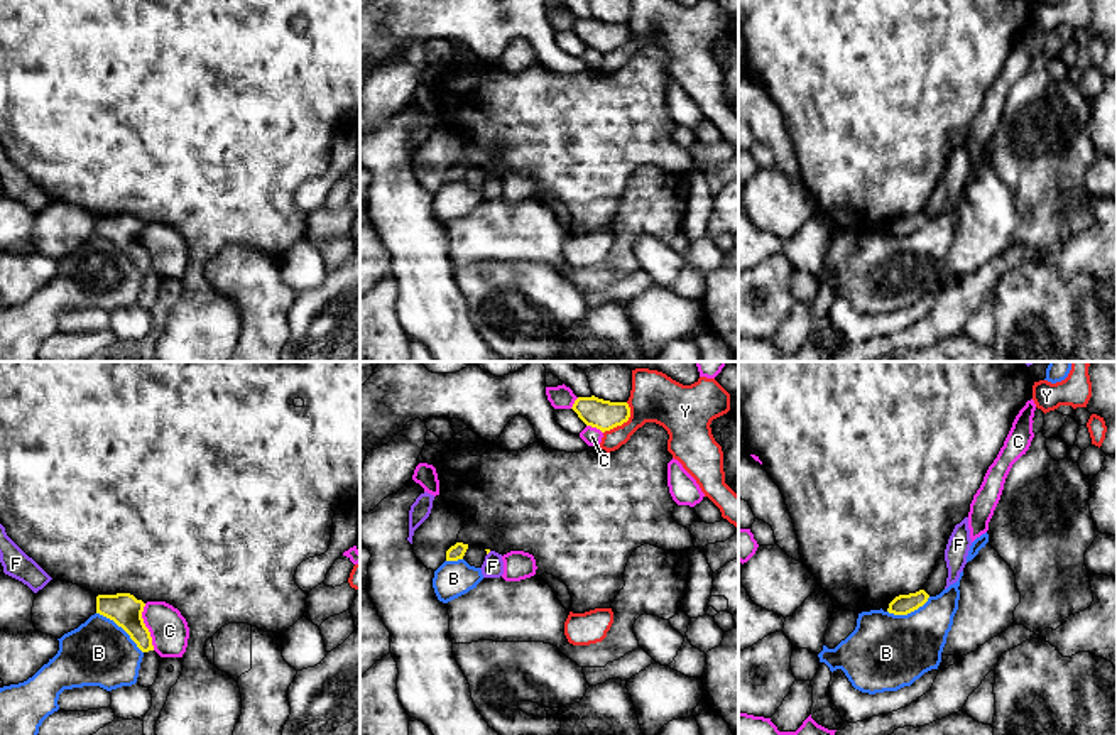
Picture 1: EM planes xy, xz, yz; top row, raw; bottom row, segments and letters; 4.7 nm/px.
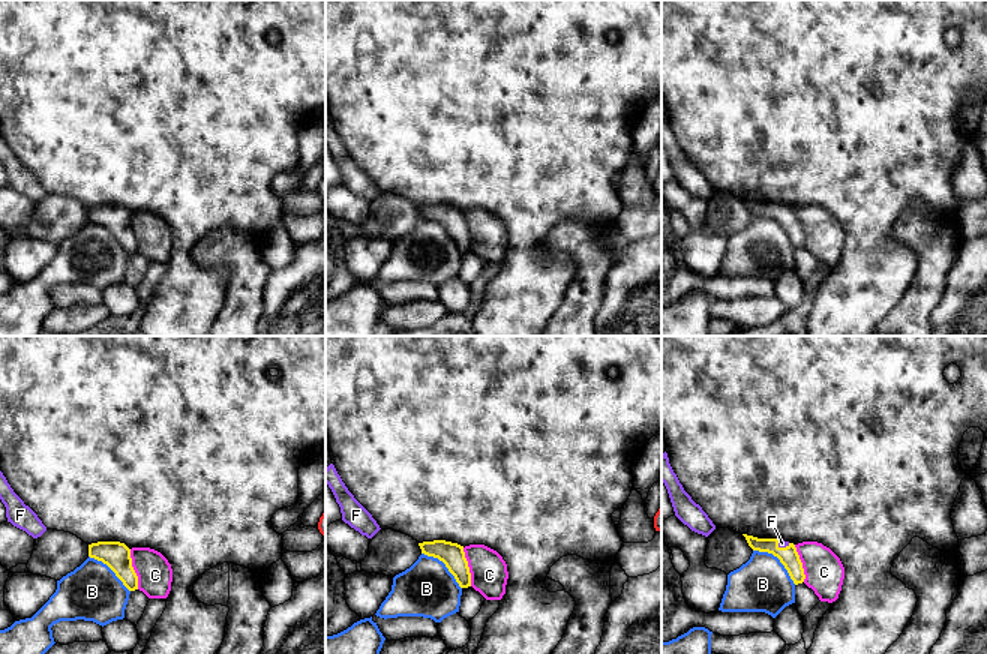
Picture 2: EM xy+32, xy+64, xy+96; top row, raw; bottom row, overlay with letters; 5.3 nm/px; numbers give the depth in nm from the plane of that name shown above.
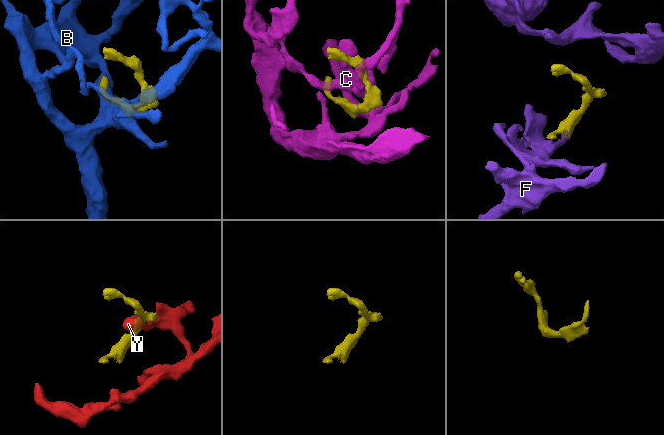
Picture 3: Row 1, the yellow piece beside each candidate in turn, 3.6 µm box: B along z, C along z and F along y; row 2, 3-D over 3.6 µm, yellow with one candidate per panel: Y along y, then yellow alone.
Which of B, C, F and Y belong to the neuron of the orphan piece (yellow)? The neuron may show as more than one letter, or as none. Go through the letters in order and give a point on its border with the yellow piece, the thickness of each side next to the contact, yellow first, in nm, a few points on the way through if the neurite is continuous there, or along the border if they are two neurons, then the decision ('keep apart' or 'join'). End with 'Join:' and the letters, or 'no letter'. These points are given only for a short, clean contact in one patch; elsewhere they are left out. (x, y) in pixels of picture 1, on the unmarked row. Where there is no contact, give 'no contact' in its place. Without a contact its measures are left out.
B: xy (122, 249) | 160/320 nm | keep apart
C: xy (146, 249) | 160/180 nm | keep apart
F: no contact | join
Y: xz (624, 43) | 140/220 nm | along xz (627, 24), (629, 39), (604, 54) | keep apart
Join: F

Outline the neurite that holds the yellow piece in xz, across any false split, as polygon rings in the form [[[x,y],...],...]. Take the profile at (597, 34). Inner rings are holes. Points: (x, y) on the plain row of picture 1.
[[[595,17],[578,19],[571,30],[586,47],[597,49],[602,54],[622,47],[630,39],[627,24],[610,24]]]

